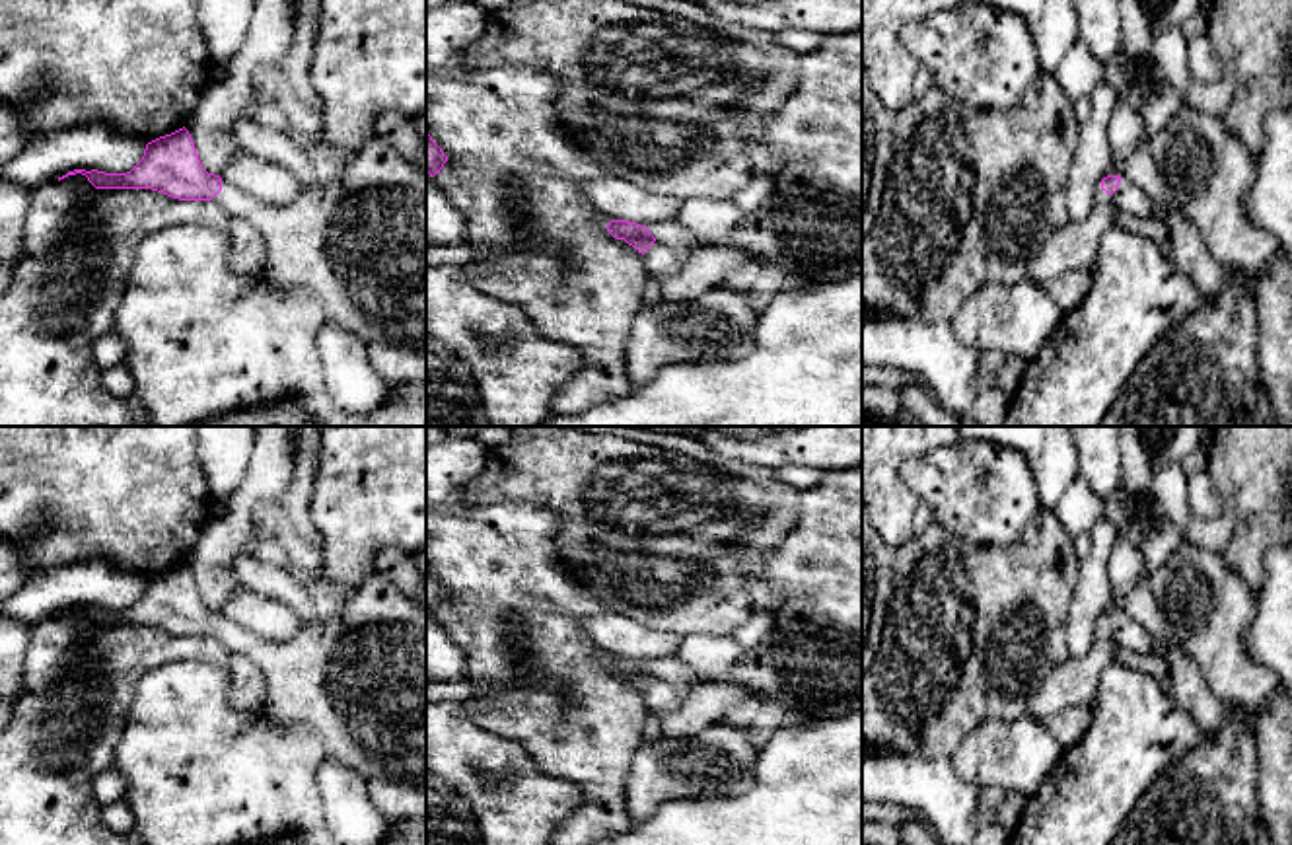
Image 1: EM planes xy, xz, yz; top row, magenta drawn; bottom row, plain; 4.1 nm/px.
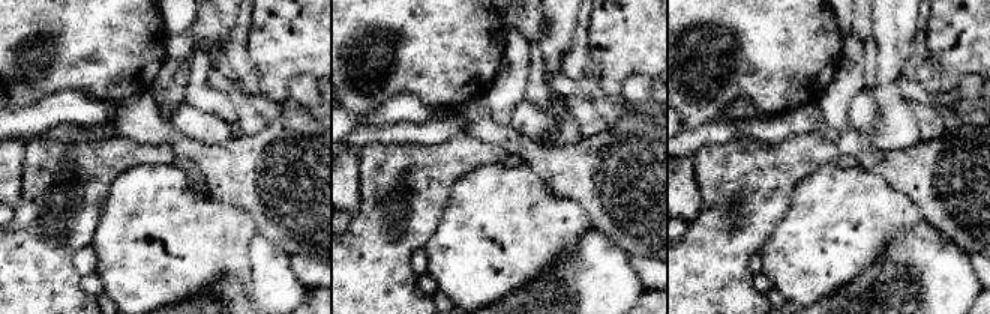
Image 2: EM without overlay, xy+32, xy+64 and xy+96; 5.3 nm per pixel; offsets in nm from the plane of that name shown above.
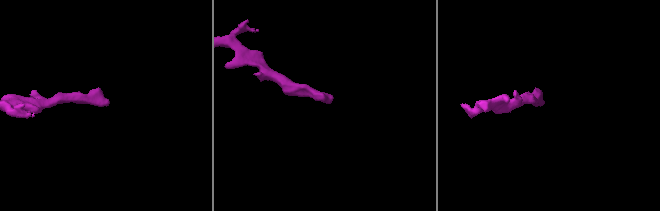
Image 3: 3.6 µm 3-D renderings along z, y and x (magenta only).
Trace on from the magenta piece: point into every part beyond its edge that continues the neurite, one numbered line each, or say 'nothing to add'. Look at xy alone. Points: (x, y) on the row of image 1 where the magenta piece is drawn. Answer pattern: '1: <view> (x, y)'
1: xy (357, 242)

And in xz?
1: xz (674, 244)

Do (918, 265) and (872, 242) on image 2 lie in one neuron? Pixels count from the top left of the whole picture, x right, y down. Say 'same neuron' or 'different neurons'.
different neurons

